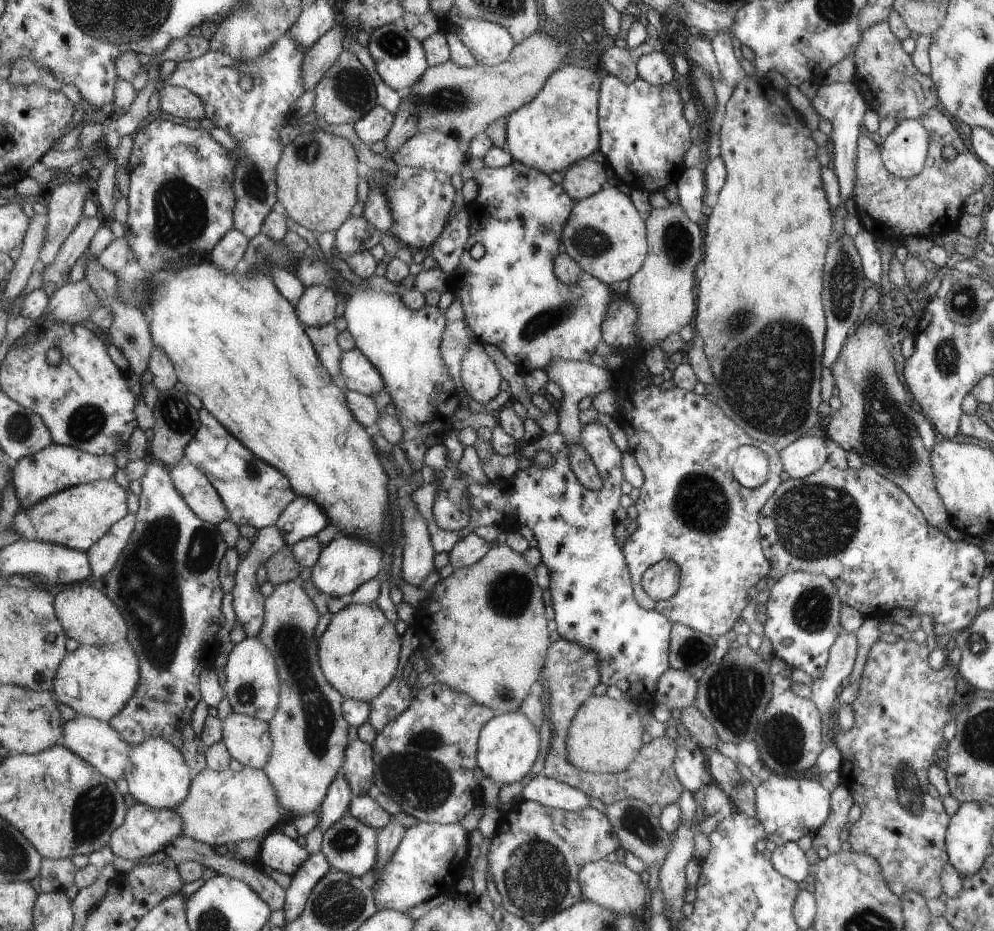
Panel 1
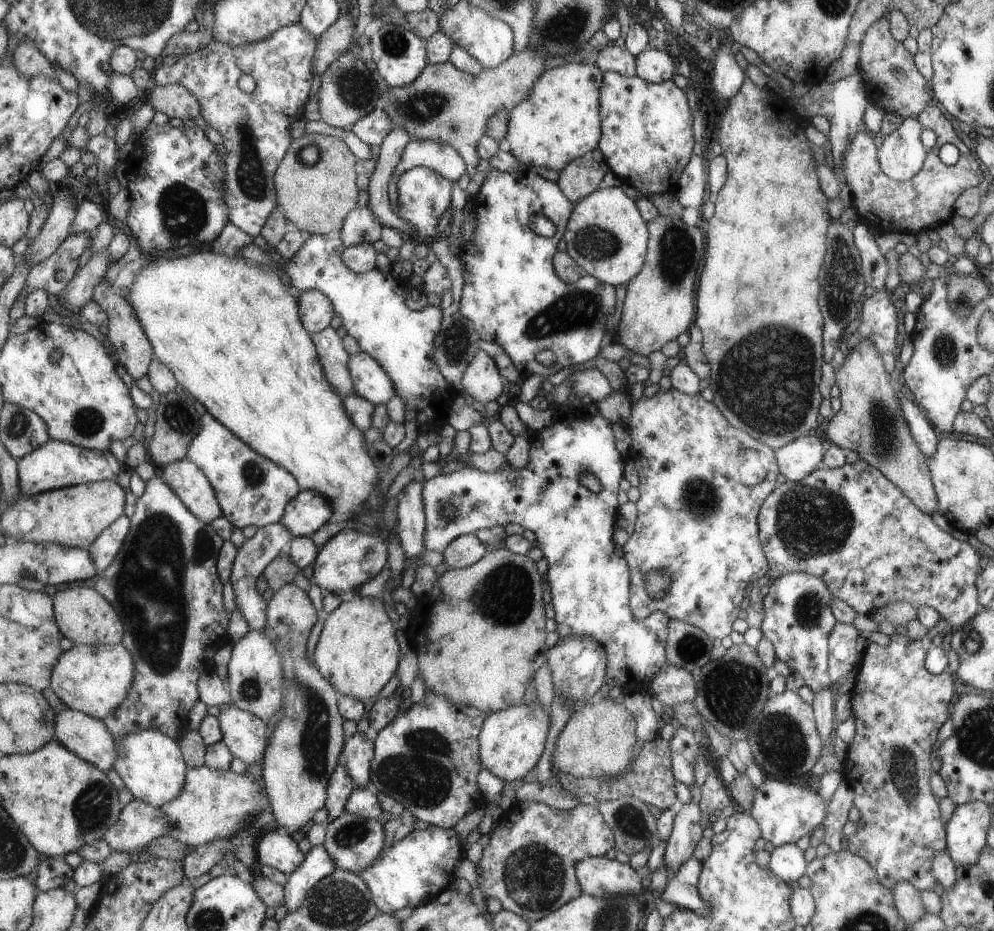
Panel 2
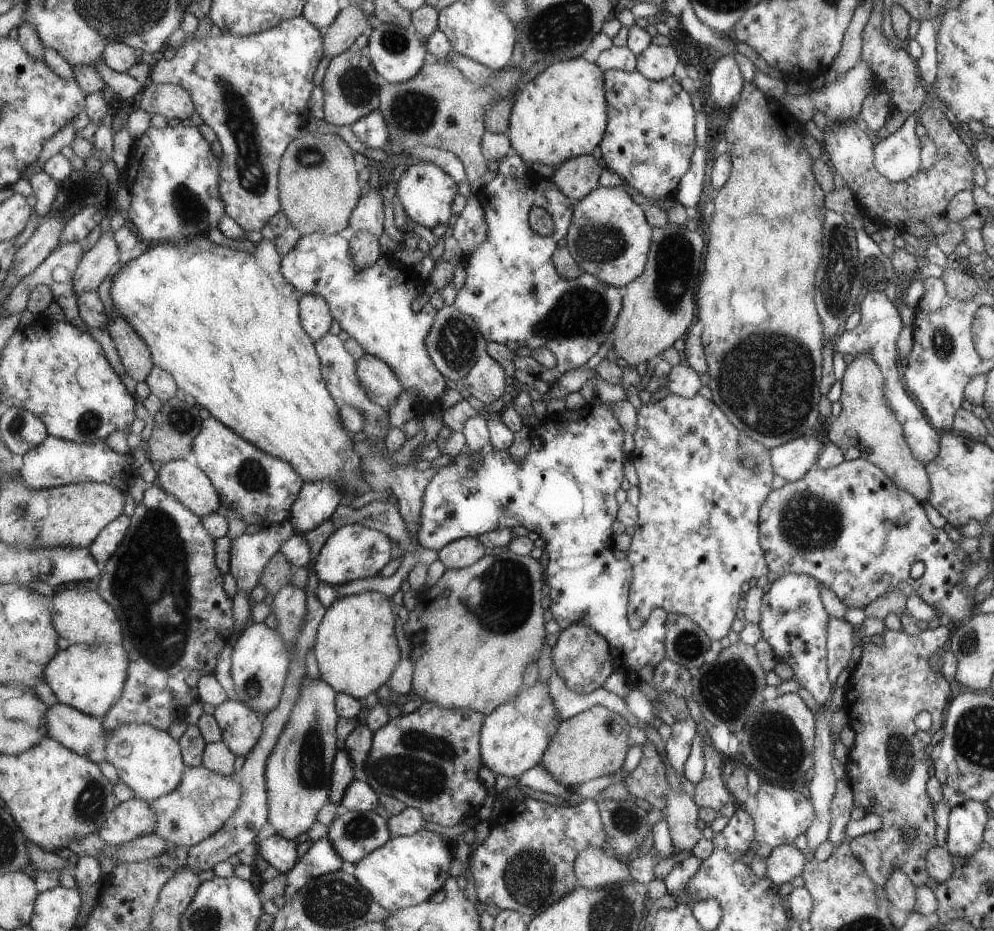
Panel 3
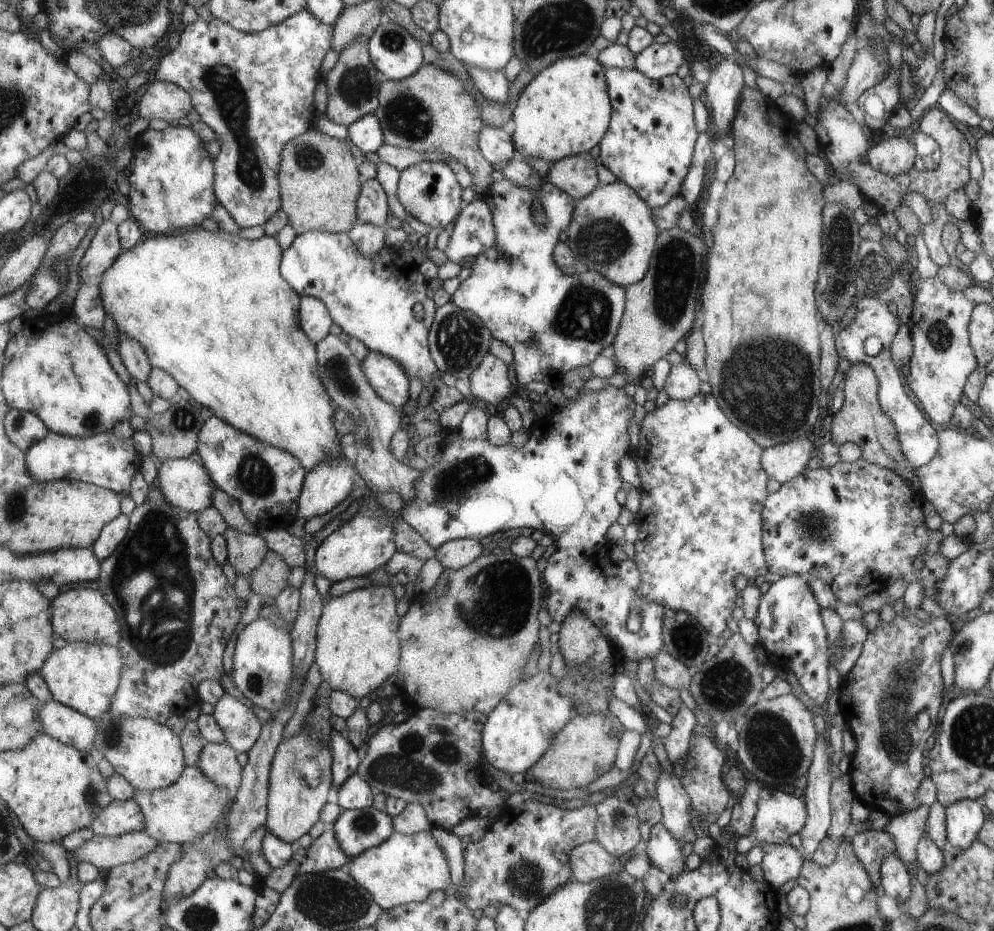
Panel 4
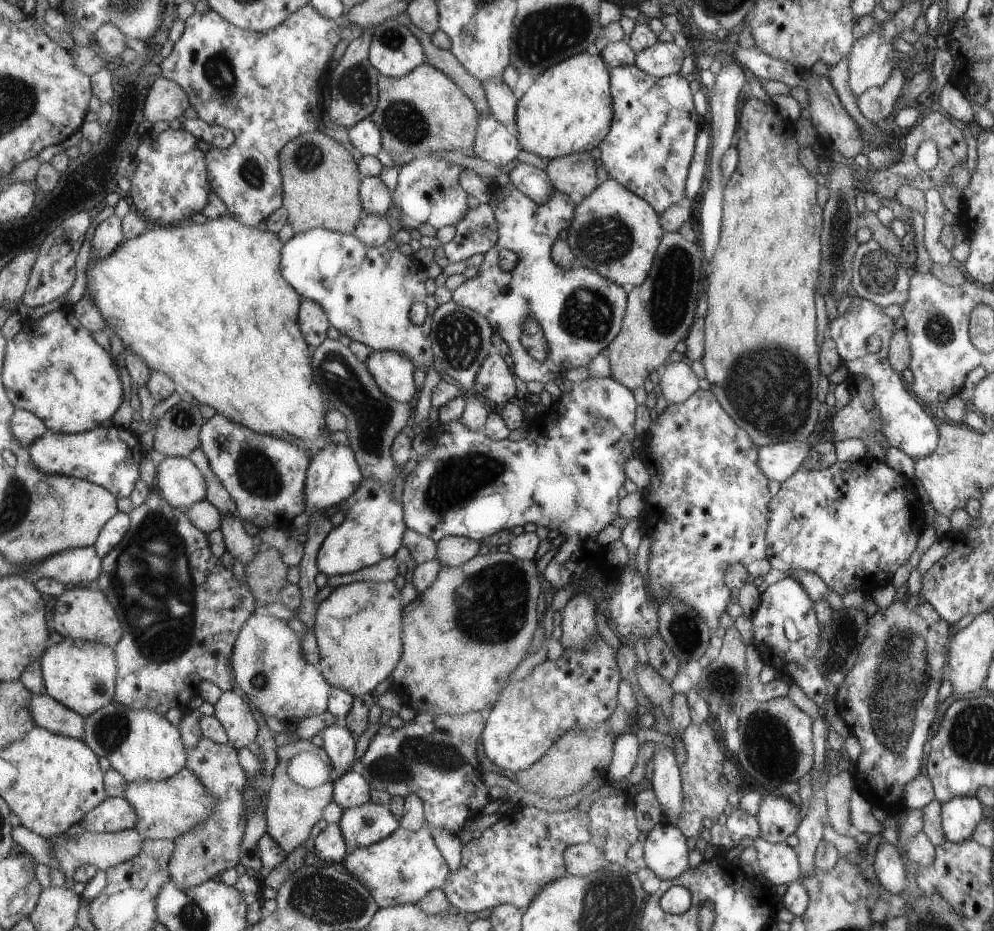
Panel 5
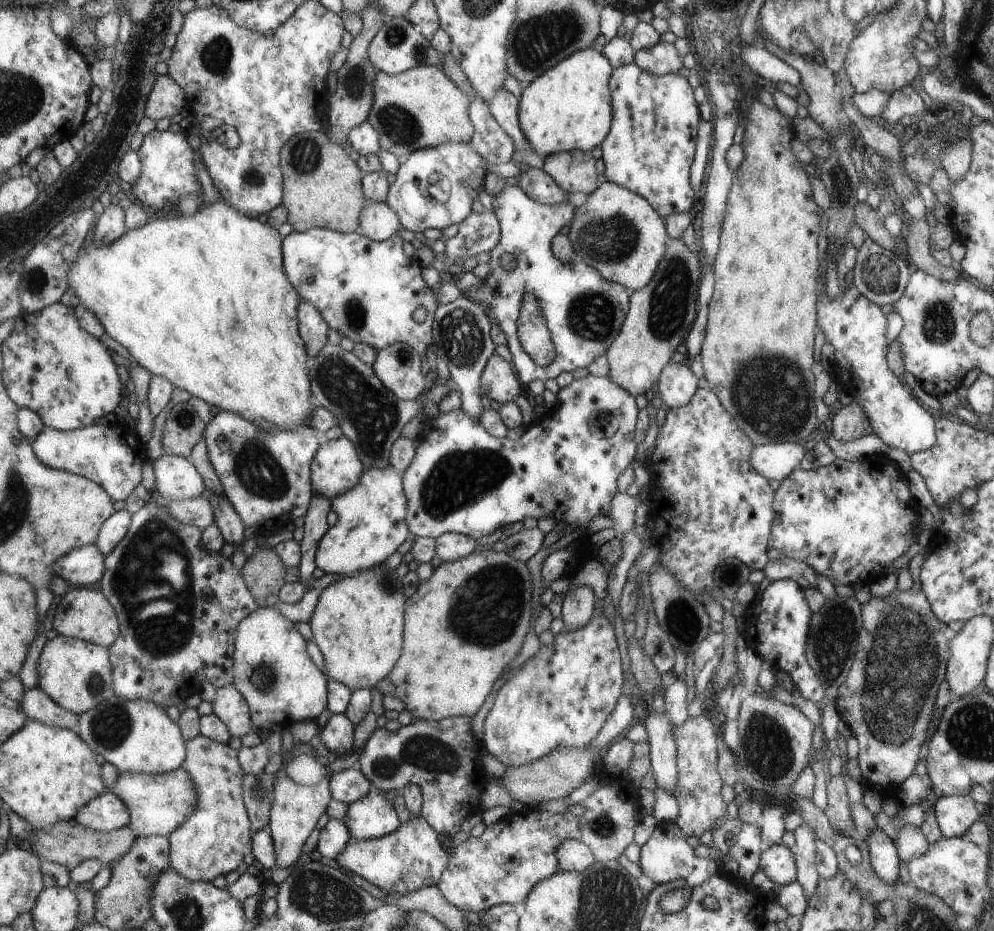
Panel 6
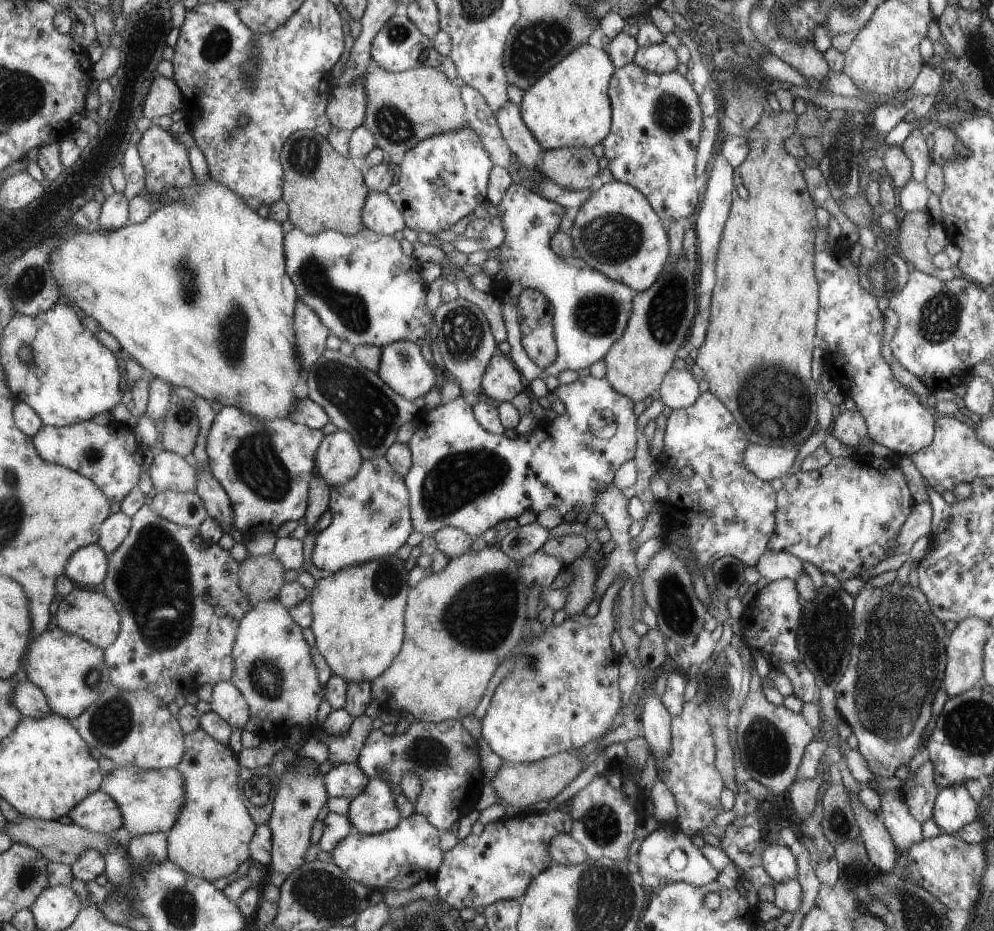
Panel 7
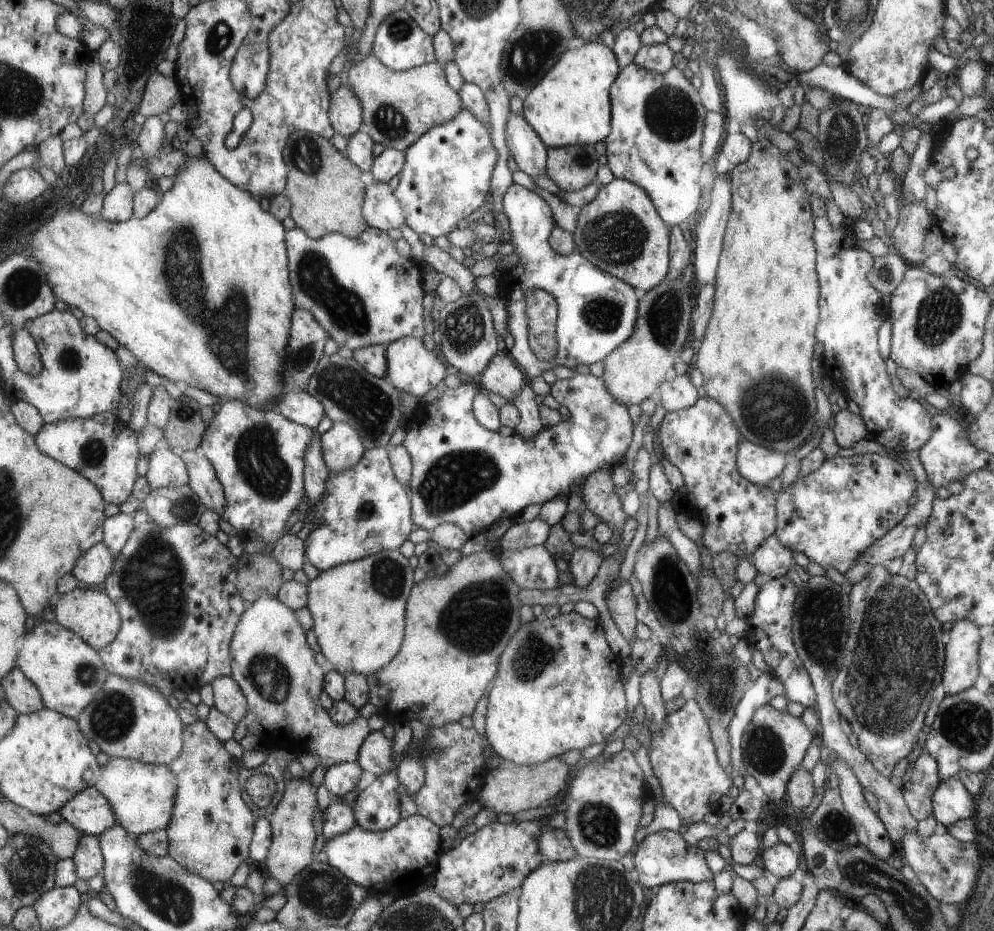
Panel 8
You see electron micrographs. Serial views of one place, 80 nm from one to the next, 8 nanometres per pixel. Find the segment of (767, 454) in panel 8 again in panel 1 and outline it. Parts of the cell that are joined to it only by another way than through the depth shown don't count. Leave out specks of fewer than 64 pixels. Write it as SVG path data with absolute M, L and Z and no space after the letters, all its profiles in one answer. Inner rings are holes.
M813 433L799 437L779 451L782 456L783 470L790 478L804 479L822 468L827 460L825 446L828 441Z

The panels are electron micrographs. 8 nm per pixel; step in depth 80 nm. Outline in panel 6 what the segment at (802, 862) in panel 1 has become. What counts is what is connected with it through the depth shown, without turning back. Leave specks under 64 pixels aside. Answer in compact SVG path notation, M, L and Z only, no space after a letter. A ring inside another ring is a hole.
M780 842L763 846L758 856L758 868L775 884L787 884L795 881L795 862L789 847Z

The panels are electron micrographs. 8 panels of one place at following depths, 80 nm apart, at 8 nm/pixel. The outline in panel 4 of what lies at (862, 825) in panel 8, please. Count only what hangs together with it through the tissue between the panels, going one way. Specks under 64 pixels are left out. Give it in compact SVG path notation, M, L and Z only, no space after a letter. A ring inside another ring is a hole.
M889 855L880 865L880 886L884 894L896 900L897 904L906 901L910 895L910 879L906 866L898 855Z

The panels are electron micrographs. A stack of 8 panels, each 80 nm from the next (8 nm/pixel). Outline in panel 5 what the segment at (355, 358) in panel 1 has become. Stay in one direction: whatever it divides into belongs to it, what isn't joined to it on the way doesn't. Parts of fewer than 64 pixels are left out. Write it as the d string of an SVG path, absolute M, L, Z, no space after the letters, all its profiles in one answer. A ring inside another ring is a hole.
M374 351L366 363L379 386L393 400L415 402L419 392L415 384L416 366L409 357L395 351Z

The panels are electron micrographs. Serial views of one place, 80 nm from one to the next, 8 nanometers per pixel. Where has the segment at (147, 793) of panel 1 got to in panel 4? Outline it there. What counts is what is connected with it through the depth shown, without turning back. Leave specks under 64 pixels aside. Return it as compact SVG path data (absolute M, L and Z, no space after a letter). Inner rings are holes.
M110 710L95 720L99 730L94 753L104 756L135 790L155 791L170 787L186 770L186 752L182 745L182 737L166 725L145 717L116 719L111 716Z

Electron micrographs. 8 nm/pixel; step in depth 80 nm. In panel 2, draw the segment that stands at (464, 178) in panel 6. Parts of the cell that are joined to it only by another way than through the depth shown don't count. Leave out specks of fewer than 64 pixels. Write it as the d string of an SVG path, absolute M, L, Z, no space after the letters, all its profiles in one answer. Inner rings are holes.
M426 166L412 168L404 172L396 182L398 192L398 215L410 222L419 233L419 241L431 243L441 232L439 222L453 202L453 181Z

